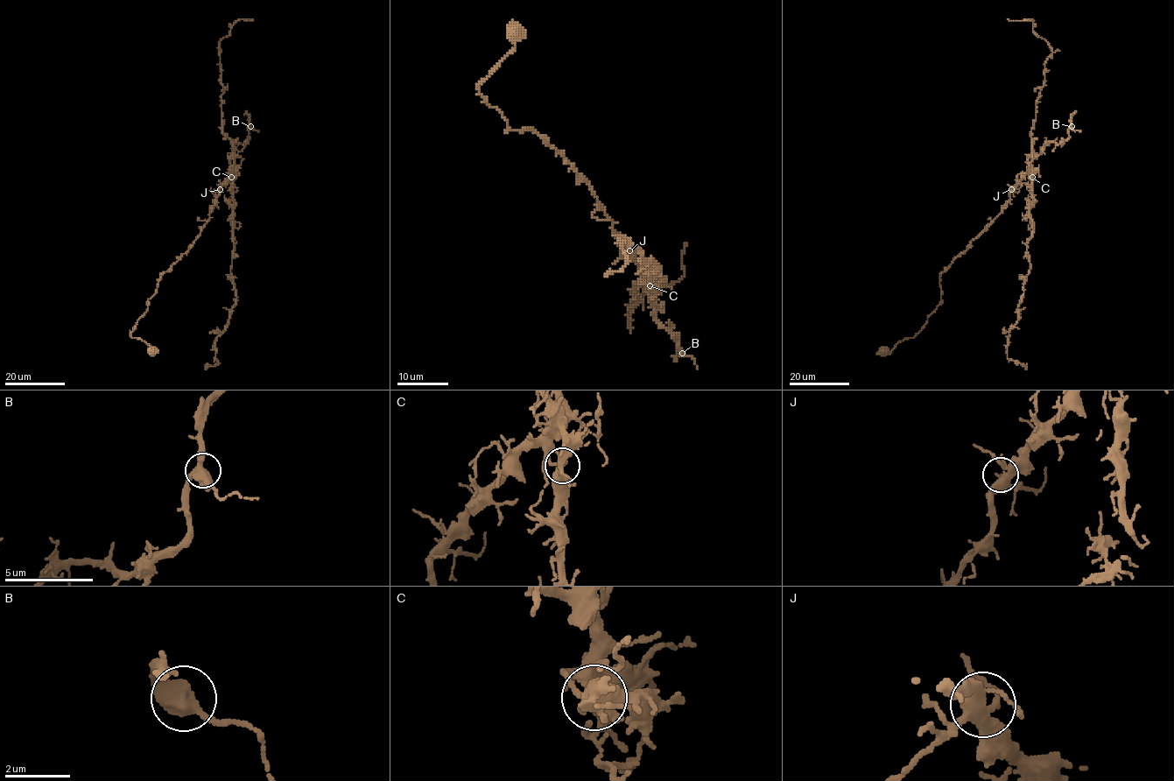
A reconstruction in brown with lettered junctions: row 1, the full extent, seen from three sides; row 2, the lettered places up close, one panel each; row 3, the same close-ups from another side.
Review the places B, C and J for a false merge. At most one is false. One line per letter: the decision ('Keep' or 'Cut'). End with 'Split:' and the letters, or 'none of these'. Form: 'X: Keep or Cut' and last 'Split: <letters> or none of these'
B: Keep
C: Cut
J: Keep
Split: C

